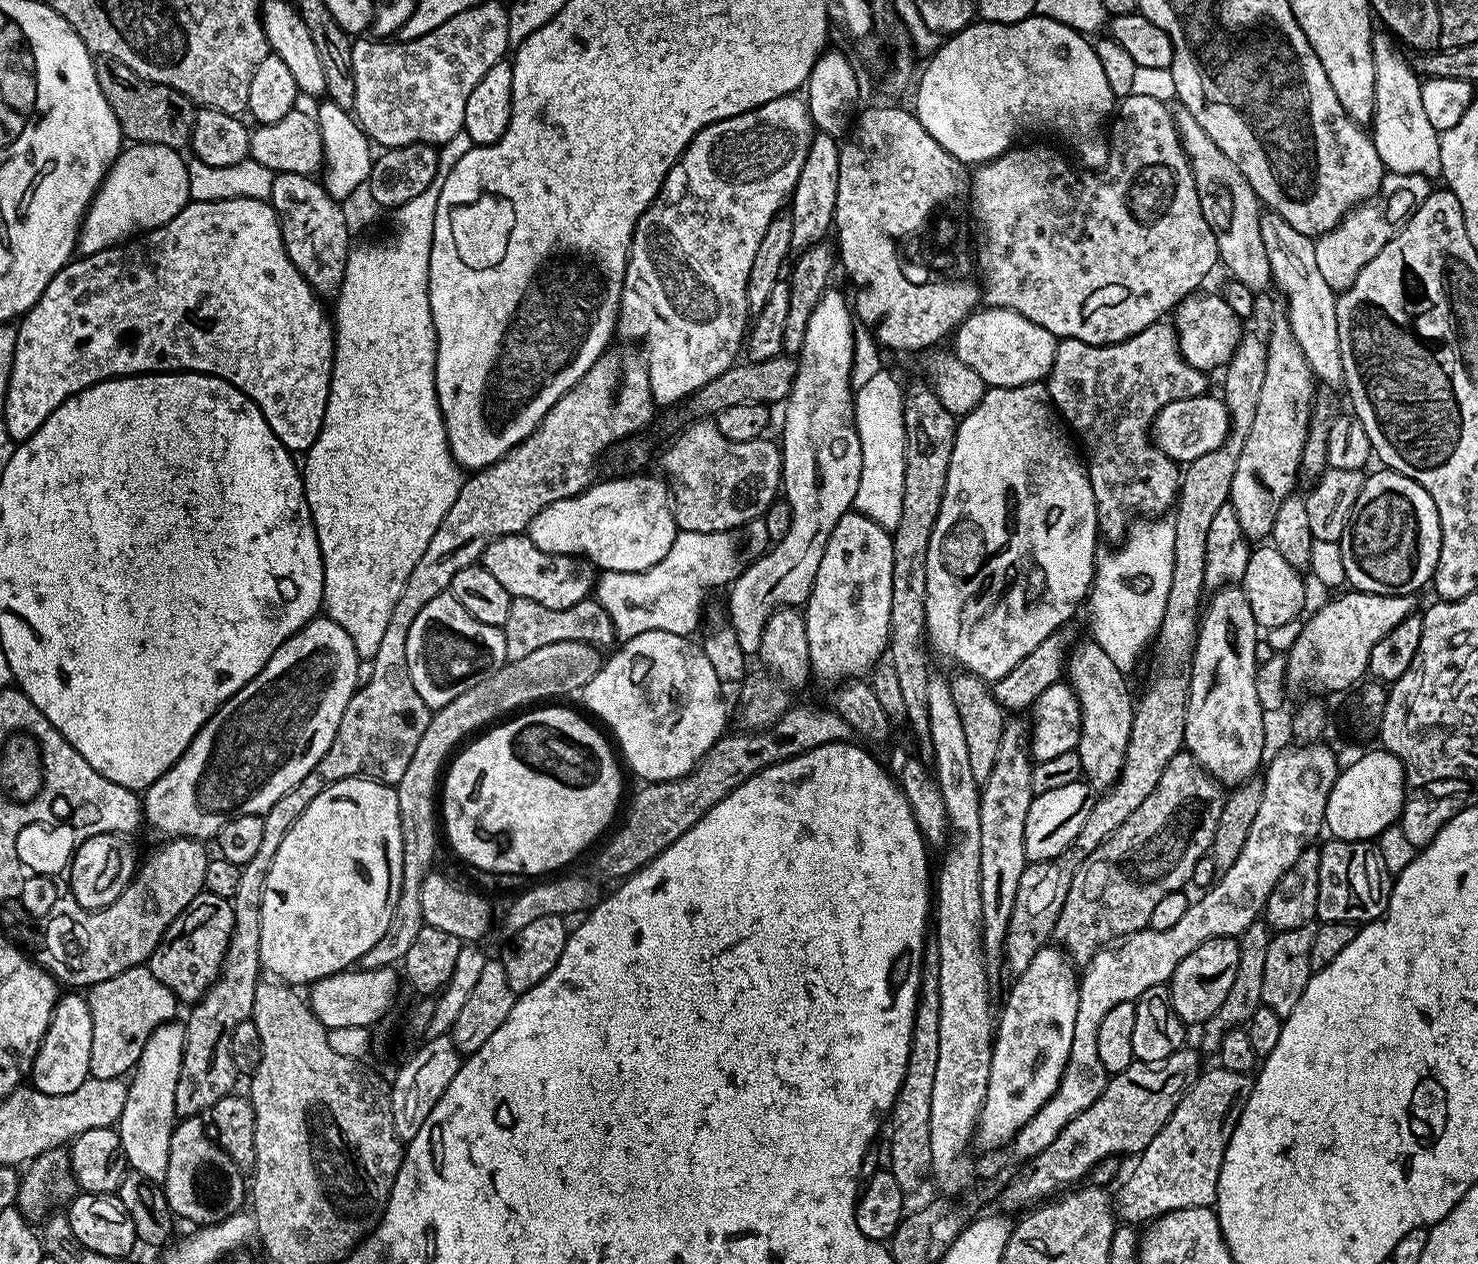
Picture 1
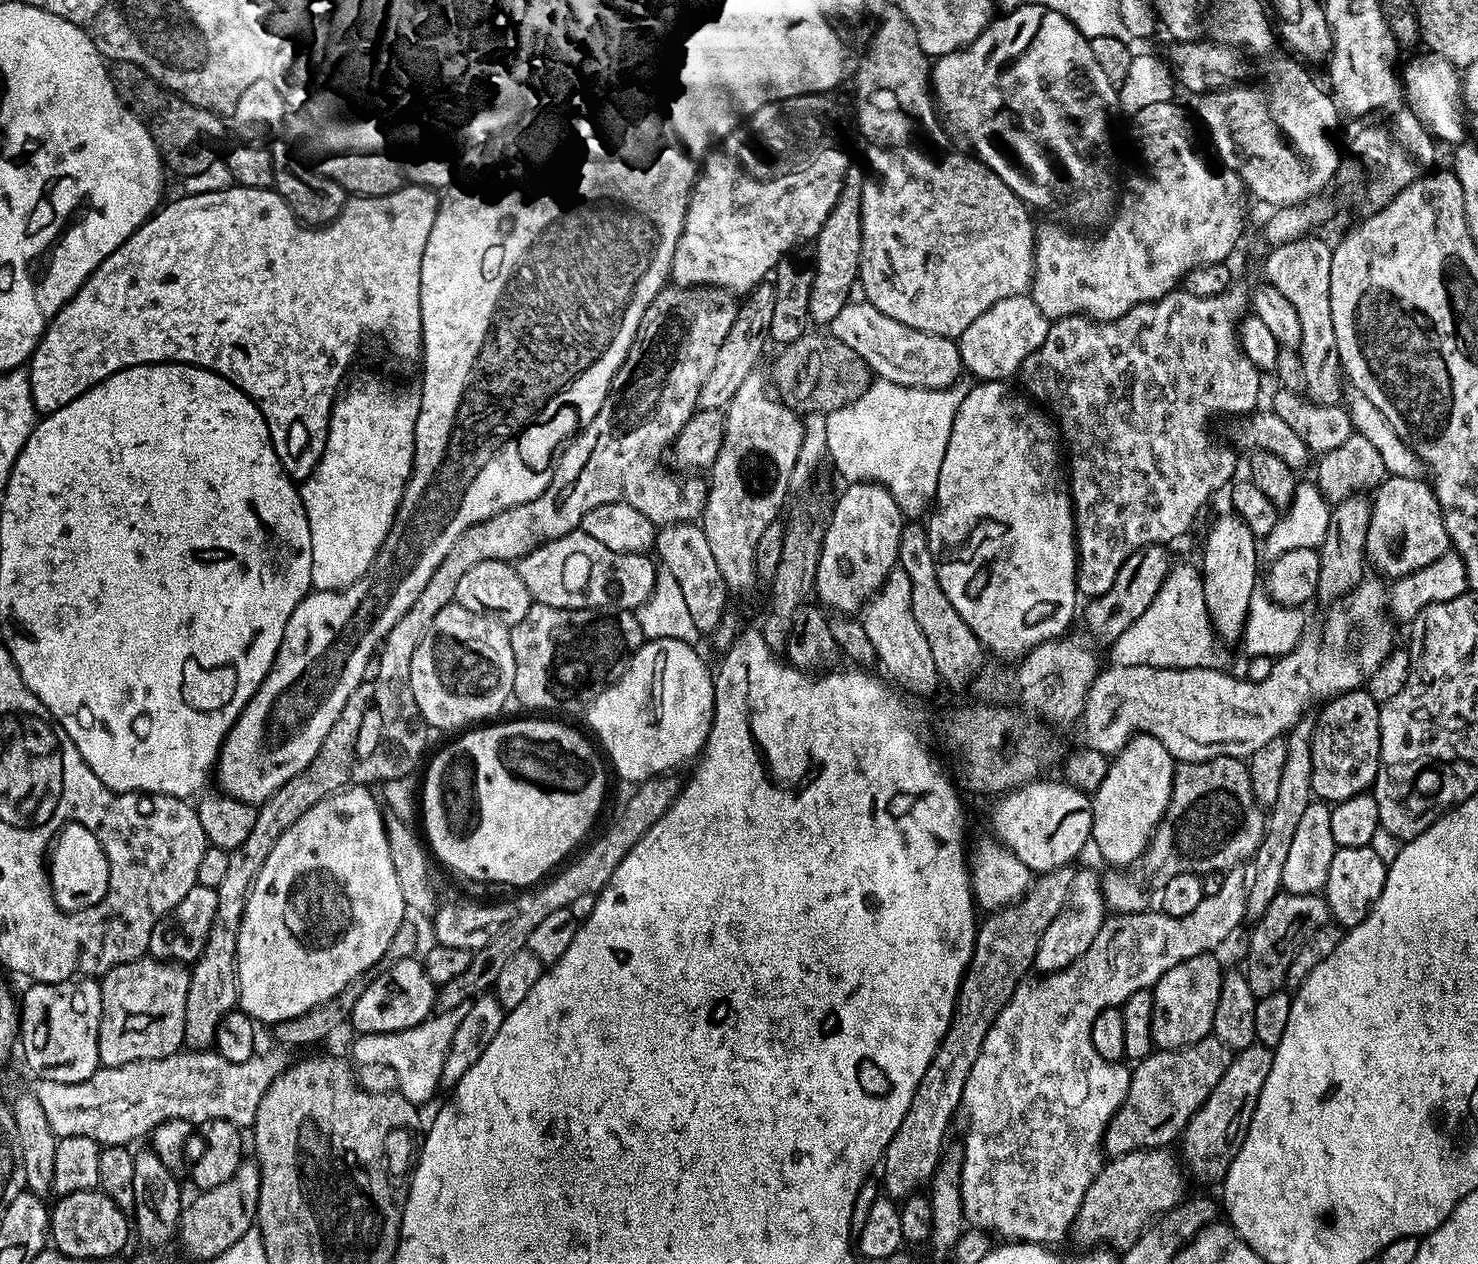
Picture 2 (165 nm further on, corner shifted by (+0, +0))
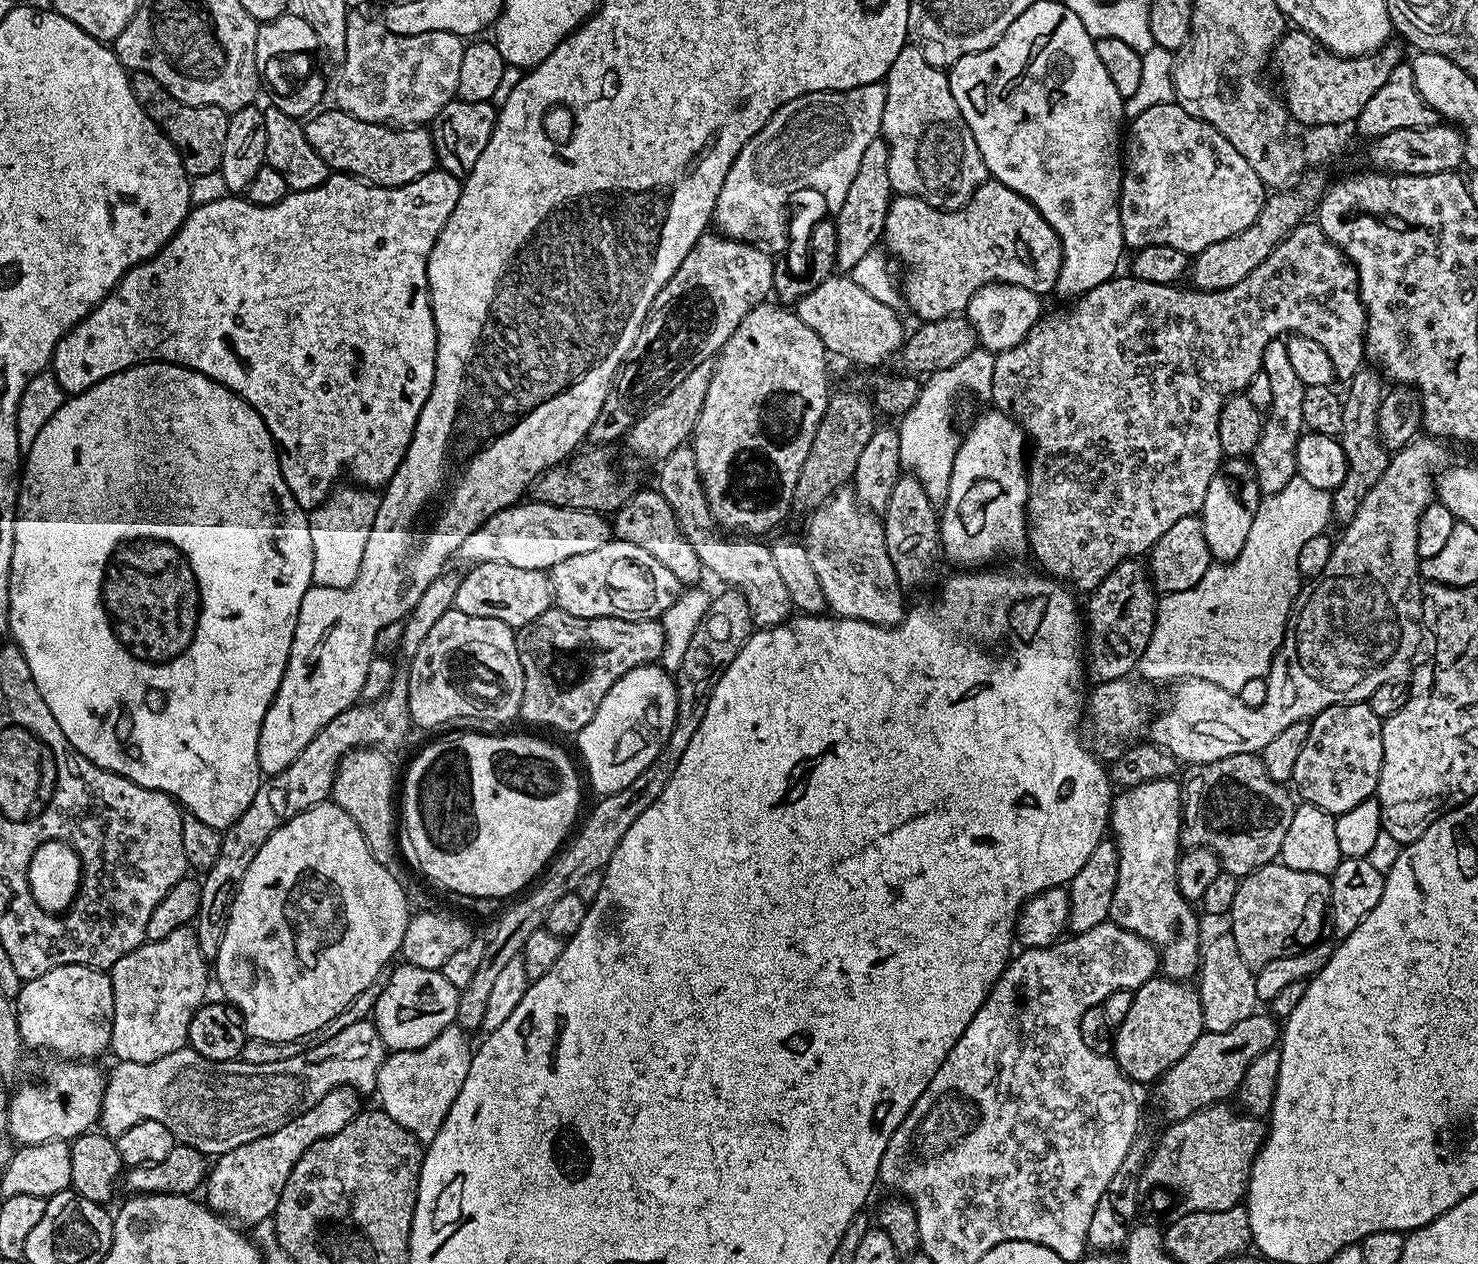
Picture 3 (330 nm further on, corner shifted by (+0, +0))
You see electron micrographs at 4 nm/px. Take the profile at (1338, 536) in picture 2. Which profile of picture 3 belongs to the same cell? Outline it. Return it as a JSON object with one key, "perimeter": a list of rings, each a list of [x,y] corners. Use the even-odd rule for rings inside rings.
{"perimeter":[[[1375,371],[1372,372],[1356,372],[1351,380],[1347,381],[1348,397],[1345,395],[1342,400],[1342,430],[1338,439],[1342,450],[1345,451],[1348,469],[1342,484],[1332,492],[1332,514],[1335,523],[1340,523],[1340,526],[1347,526],[1354,518],[1362,498],[1366,498],[1374,482],[1382,478],[1390,459],[1390,453],[1381,444],[1378,432],[1378,412],[1382,397],[1381,377]]]}

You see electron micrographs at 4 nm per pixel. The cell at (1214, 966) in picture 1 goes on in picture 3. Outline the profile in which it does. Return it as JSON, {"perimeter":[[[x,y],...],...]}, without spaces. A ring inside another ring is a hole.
{"perimeter":[[[1153,978],[1133,991],[1130,1011],[1114,1032],[1114,1059],[1121,1072],[1137,1085],[1159,1080],[1205,1031],[1200,994],[1190,985],[1182,980]]]}

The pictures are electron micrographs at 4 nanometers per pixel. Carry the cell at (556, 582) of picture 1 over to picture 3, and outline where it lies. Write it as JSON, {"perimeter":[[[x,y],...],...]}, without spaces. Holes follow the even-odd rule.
{"perimeter":[[[609,539],[598,550],[590,550],[590,554],[574,554],[574,558],[566,558],[566,562],[558,562],[550,570],[552,599],[555,607],[566,614],[574,614],[578,618],[622,618],[623,620],[660,620],[663,613],[682,593],[682,585],[654,554],[646,554],[642,546],[634,546],[625,540]]]}

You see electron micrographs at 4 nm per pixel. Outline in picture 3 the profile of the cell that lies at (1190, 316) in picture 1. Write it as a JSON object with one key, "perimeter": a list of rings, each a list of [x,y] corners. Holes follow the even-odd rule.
{"perimeter":[[[1283,339],[1272,340],[1266,346],[1262,371],[1270,382],[1272,407],[1267,409],[1266,419],[1260,430],[1260,441],[1252,451],[1250,463],[1256,472],[1261,497],[1265,497],[1278,494],[1278,490],[1285,488],[1286,482],[1298,475],[1296,447],[1306,428],[1302,416],[1302,400],[1306,386],[1298,378],[1298,374],[1294,374],[1294,366],[1290,366],[1288,345]]]}

